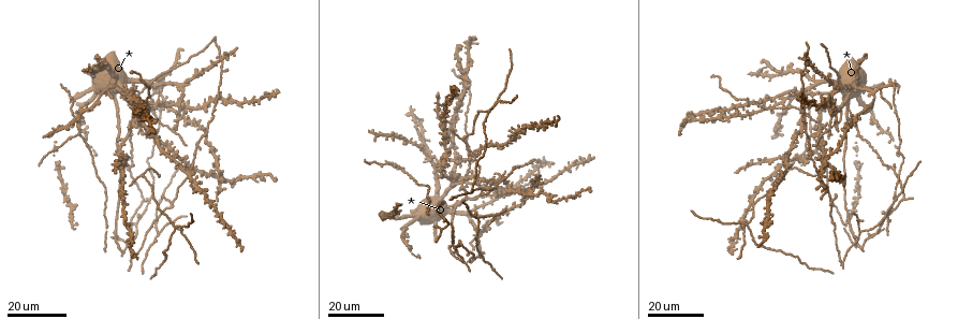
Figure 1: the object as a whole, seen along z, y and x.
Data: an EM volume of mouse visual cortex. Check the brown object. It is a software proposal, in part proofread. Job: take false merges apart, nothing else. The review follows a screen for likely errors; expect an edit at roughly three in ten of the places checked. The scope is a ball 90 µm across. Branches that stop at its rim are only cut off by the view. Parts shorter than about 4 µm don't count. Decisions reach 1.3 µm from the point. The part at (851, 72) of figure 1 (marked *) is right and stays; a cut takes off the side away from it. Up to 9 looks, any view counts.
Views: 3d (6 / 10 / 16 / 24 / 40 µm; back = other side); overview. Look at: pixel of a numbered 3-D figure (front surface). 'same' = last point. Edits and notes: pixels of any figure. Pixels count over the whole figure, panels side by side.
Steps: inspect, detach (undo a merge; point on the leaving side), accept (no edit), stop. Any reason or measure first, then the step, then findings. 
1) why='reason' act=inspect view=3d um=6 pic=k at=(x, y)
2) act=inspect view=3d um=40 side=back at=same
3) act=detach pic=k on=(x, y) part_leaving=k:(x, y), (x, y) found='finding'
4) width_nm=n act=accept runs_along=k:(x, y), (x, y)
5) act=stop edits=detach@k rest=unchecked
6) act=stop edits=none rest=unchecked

why='three arms meet' act=inspect view=3d um=24 pic=1 at=(883, 87)

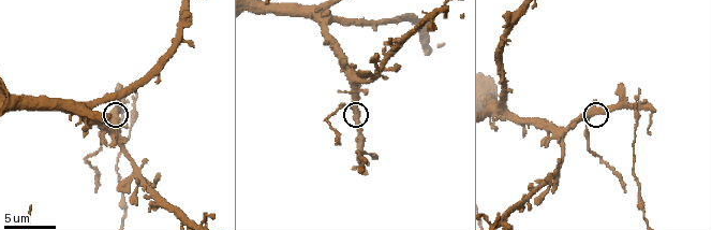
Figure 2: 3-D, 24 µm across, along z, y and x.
act=inspect view=3d um=10 pic=2 at=(352, 108)

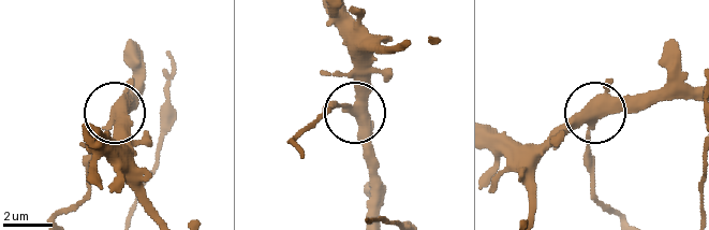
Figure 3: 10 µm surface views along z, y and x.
arms=3 act=detach pic=3 on=(336, 105) part_leaving=3:(346, 106), (328, 106), (297, 144) found='a second cell is stuck on'

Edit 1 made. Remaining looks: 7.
act=inspect view=overview

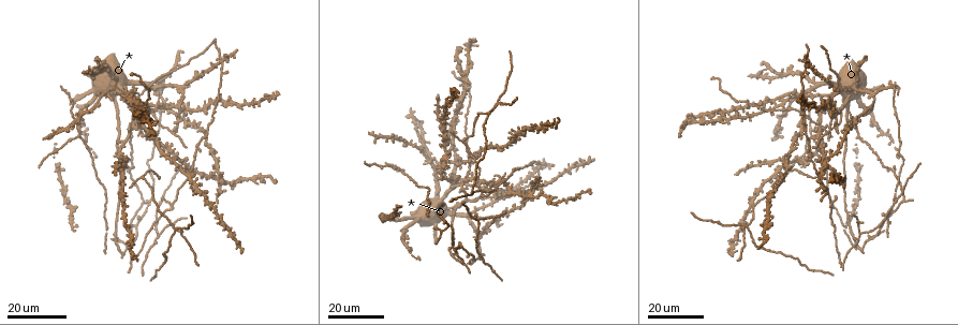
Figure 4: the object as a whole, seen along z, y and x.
why='small branch off a trunk' act=inspect view=3d um=16 pic=4 at=(181, 99)

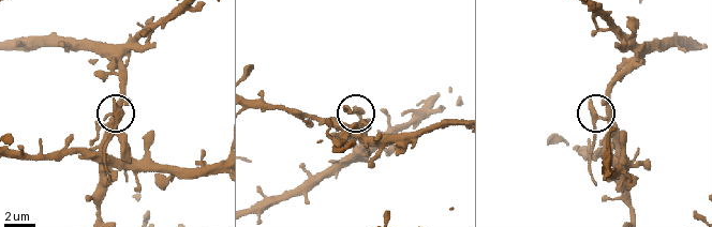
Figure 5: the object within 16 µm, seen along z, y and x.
act=inspect view=3d um=6 pic=5 at=(606, 115)

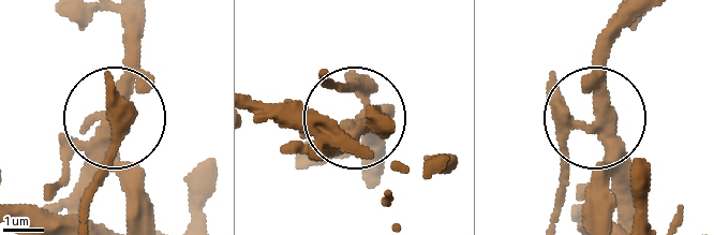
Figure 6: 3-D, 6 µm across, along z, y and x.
act=detach pic=6 on=(106, 71) part_leaving=6:(124, 123), (87, 213) found='a second cell is stuck on'

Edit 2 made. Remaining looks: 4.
why='see it whole again' act=inspect view=overview

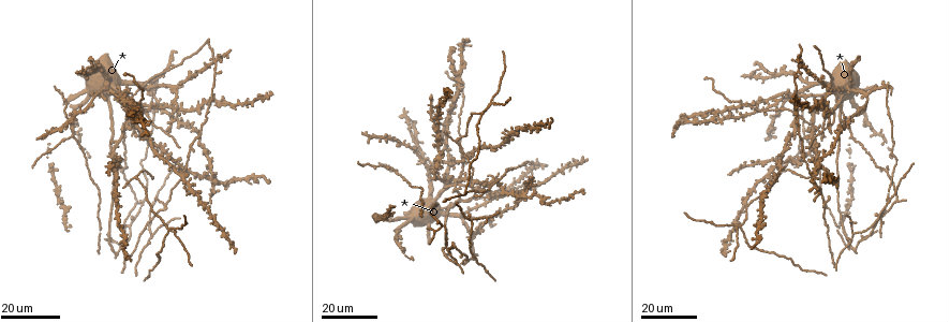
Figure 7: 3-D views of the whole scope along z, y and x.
why='two arms at a narrow angle' act=inspect view=3d um=16 pic=7 at=(214, 55)

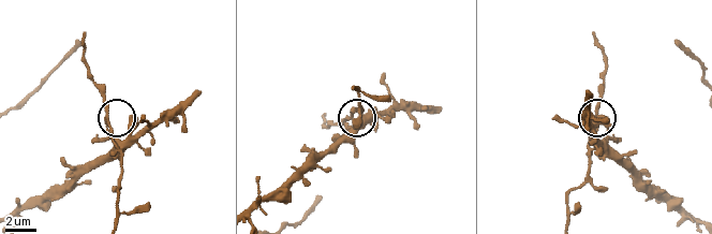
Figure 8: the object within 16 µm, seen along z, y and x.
act=inspect view=3d um=6 pic=8 at=(106, 110)

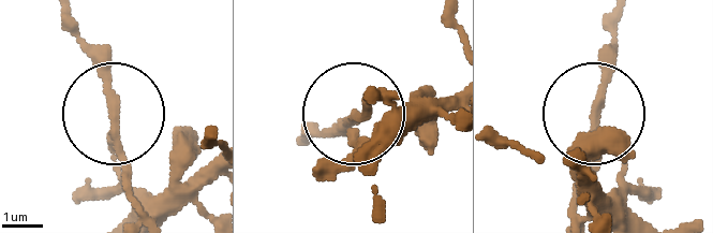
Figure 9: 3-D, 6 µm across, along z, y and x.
act=accept runs_along=9:(128, 212), (101, 68), (73, 16) found='one cell here'

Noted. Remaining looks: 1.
act=stop edits=detach@3,detach@6 rest=unchecked

